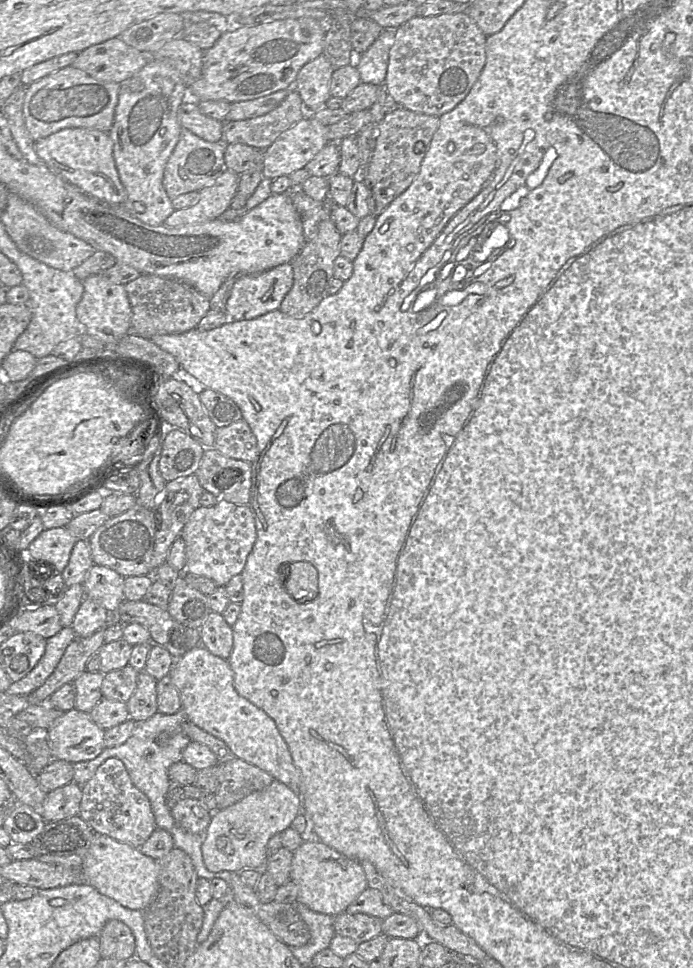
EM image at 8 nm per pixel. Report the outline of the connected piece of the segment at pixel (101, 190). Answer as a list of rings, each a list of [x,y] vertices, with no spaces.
[[[66,128],[35,141],[35,151],[42,162],[74,187],[107,205],[121,206],[126,199],[113,156],[109,133],[87,129]]]

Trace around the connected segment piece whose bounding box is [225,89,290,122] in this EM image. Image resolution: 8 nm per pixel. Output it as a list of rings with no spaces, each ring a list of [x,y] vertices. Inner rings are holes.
[[[284,89],[253,100],[231,103],[225,120],[231,122],[265,115],[278,107],[289,92],[290,89]]]

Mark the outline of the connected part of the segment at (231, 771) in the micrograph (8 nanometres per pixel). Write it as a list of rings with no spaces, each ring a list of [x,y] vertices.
[[[243,759],[219,763],[220,785],[215,792],[218,809],[224,809],[242,800],[252,792],[269,786],[274,777]]]

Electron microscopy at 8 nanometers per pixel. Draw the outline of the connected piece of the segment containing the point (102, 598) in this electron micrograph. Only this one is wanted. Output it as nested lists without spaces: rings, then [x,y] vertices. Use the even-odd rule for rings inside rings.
[[[94,564],[82,584],[85,596],[98,602],[109,613],[115,612],[126,600],[123,592],[124,578],[106,566]]]

